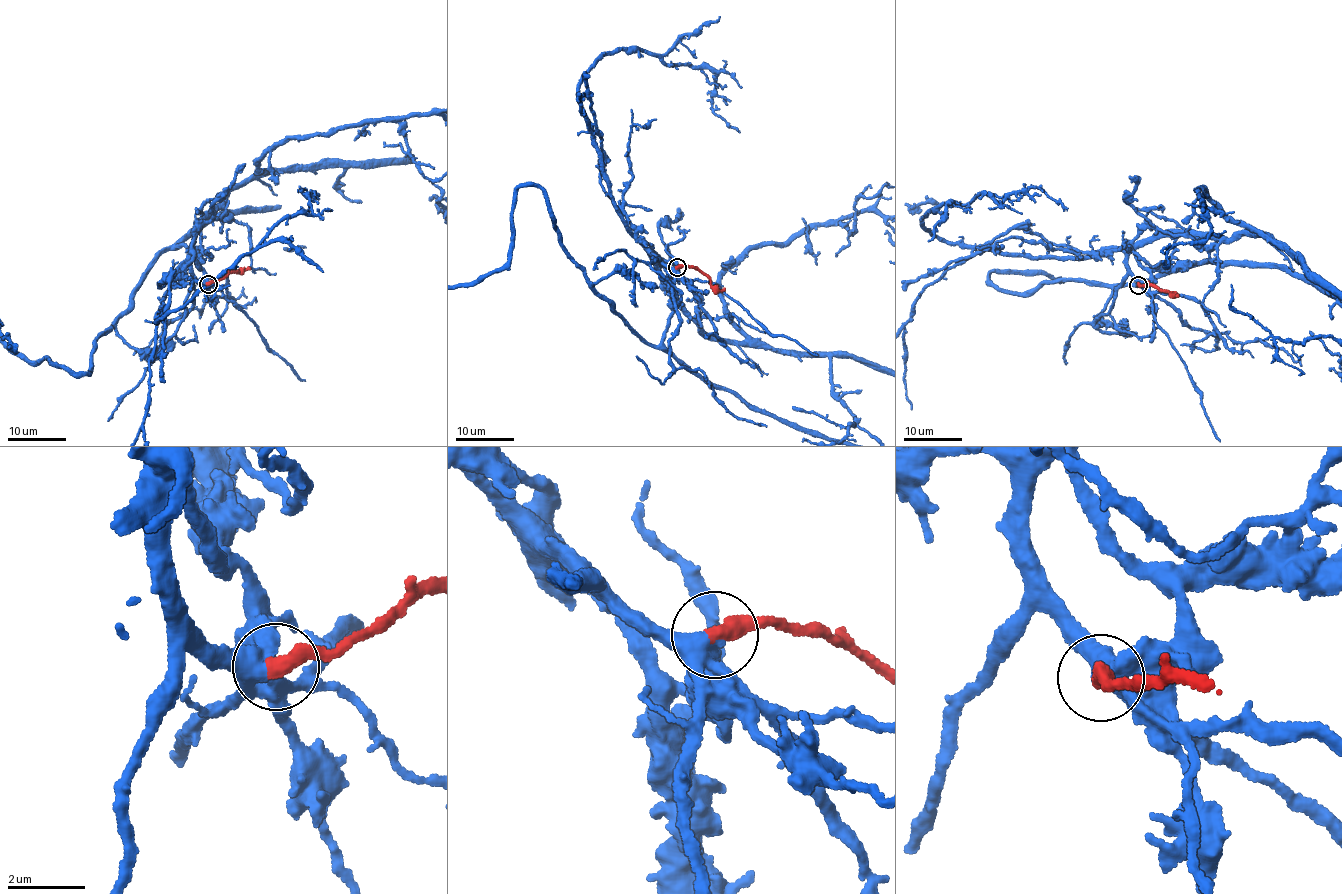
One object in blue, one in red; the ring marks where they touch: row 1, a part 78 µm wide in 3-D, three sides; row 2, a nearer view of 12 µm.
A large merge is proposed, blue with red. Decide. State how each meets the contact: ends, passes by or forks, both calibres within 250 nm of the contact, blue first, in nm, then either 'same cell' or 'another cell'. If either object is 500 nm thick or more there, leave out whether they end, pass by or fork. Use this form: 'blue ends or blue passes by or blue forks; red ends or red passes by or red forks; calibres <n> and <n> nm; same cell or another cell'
blue passes by; red ends; calibres 480 and 460 nm; same cell

